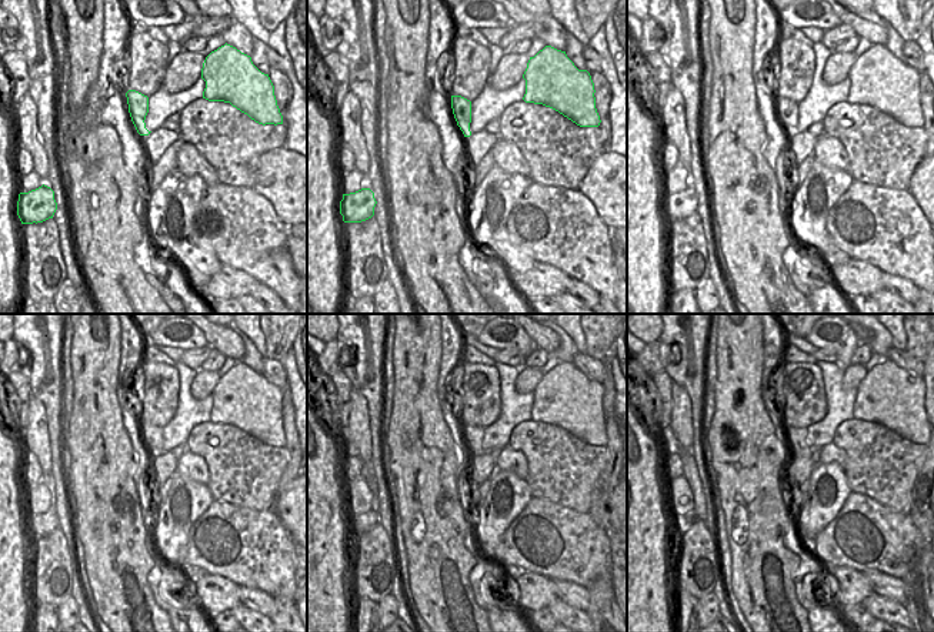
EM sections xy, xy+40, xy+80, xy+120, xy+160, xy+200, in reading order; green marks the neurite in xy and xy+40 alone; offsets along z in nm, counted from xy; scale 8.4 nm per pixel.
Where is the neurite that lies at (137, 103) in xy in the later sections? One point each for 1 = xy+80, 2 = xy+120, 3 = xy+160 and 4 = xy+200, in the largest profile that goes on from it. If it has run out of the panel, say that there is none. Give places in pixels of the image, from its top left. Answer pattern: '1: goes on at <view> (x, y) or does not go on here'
1: goes on at xy+80 (787, 110)
2: goes on at xy+120 (152, 437)
3: goes on at xy+160 (473, 435)
4: goes on at xy+200 (796, 437)

